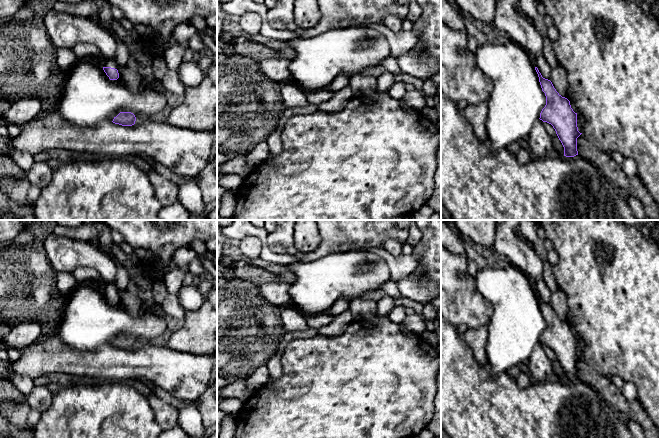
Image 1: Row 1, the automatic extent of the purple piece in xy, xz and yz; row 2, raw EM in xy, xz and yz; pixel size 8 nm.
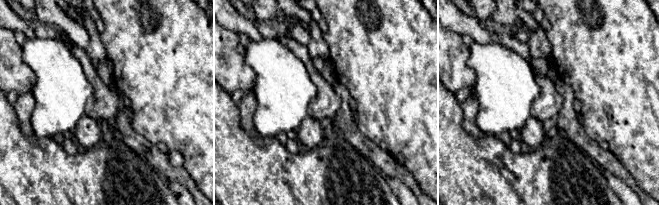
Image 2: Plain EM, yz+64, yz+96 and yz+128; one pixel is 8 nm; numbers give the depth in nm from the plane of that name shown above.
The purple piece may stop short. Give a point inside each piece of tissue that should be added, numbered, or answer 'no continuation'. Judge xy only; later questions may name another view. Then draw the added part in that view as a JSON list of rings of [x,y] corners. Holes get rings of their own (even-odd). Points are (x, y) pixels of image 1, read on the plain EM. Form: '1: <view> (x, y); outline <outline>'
1: xy (109, 286); outline [[[113,281],[107,282],[104,286],[103,291],[111,291],[111,292],[115,292],[117,294],[120,293],[119,288],[117,287],[117,285]]]

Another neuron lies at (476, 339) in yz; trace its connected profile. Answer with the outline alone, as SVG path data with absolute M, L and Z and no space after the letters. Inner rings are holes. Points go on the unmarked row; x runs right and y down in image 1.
M486 325L476 329L468 329L463 334L463 339L471 349L474 359L481 366L488 365L488 359L486 355L487 335L488 329Z

